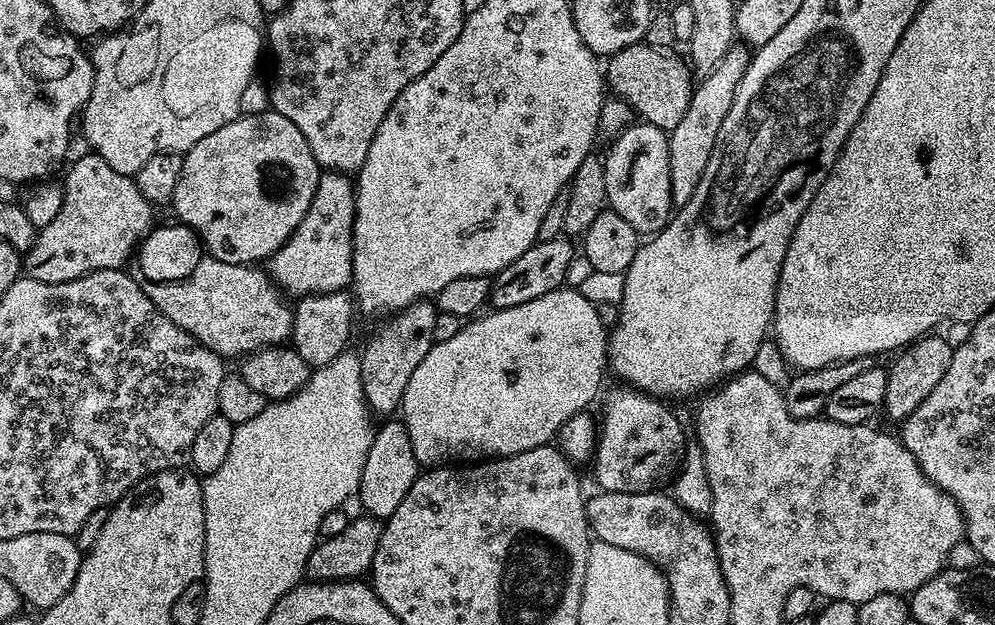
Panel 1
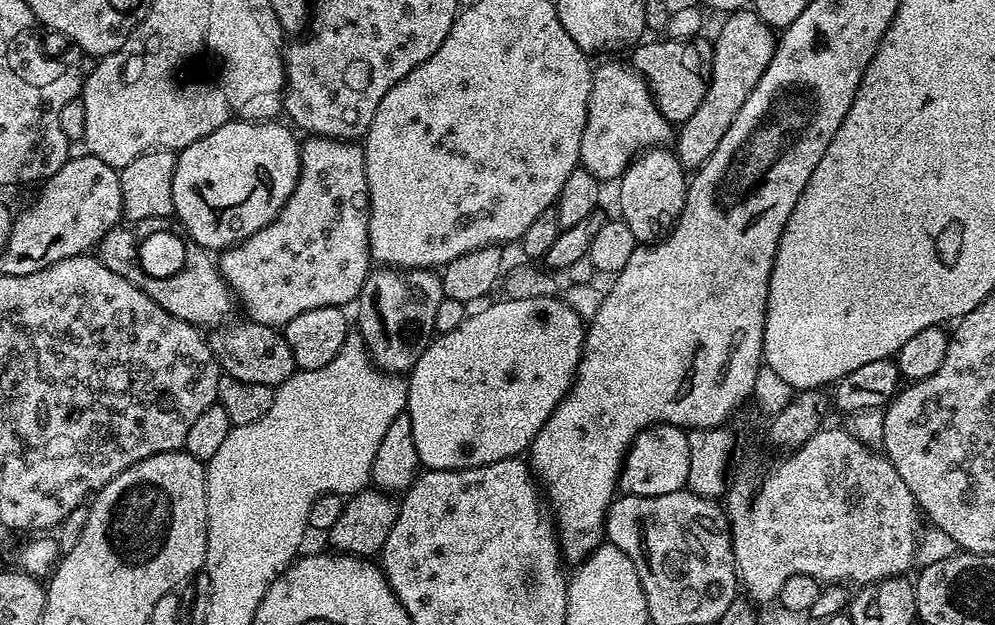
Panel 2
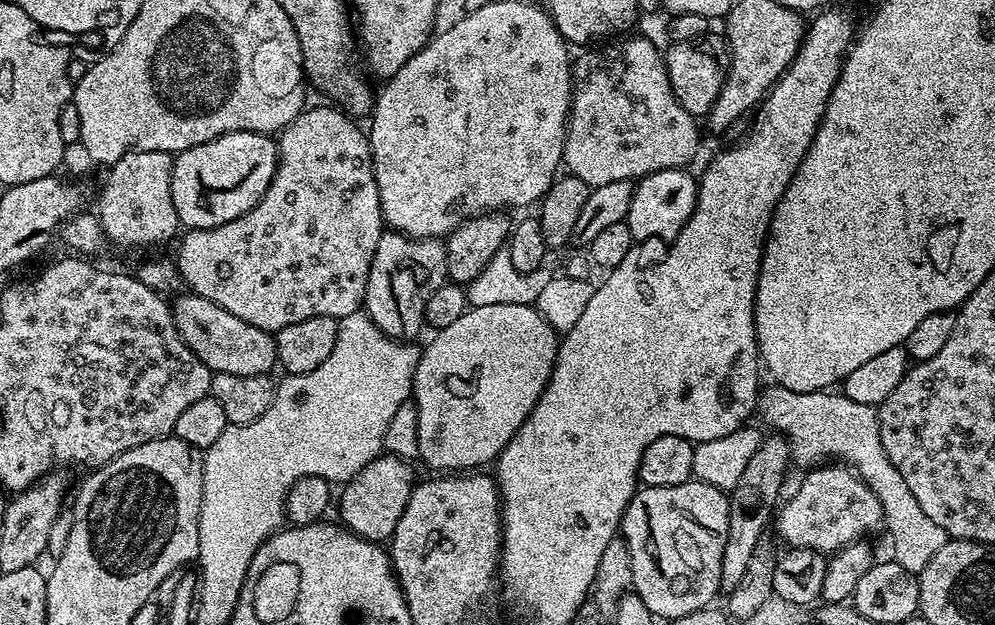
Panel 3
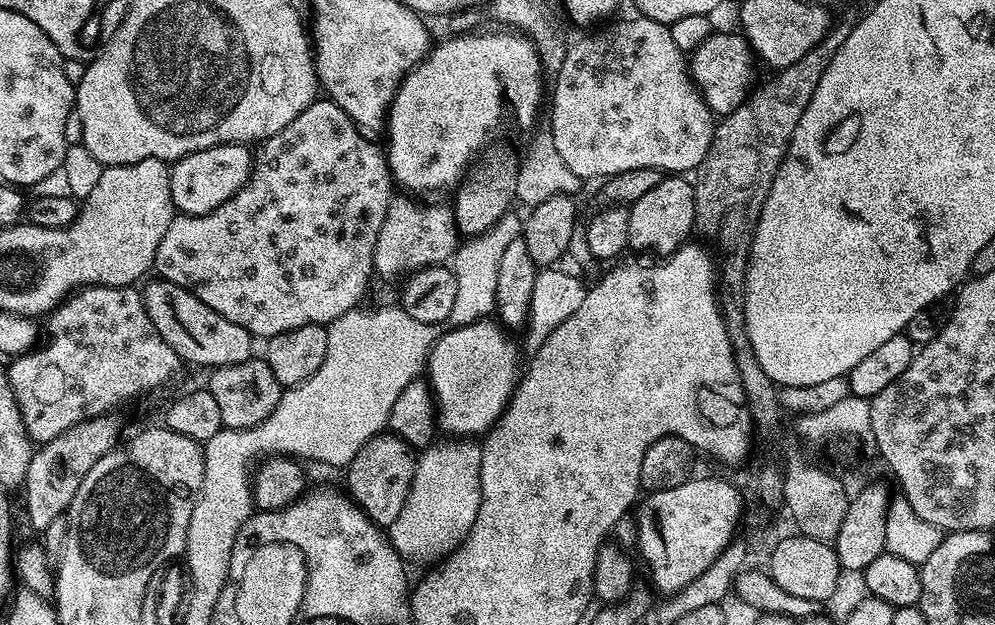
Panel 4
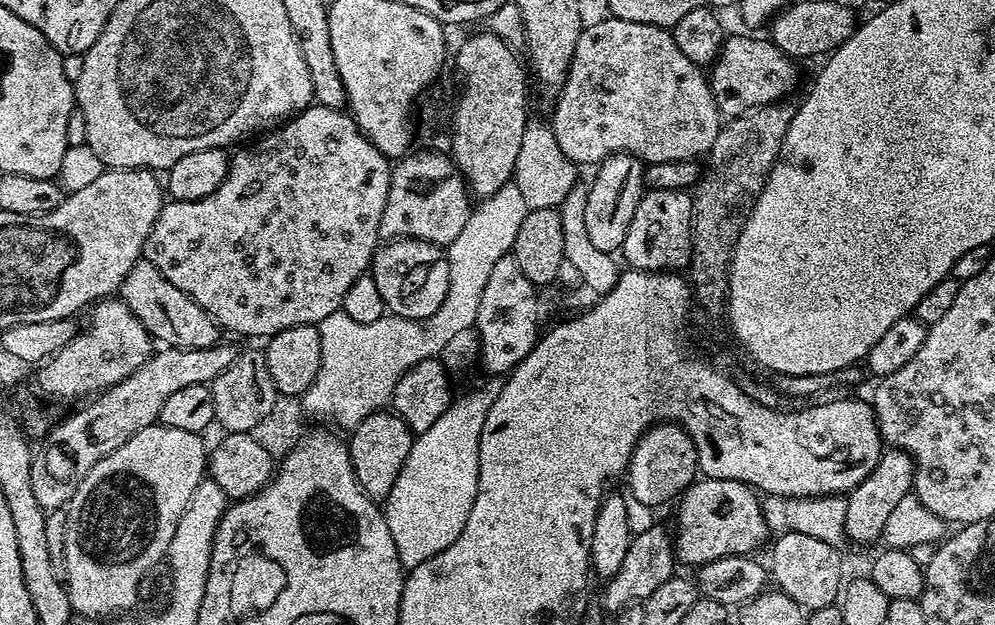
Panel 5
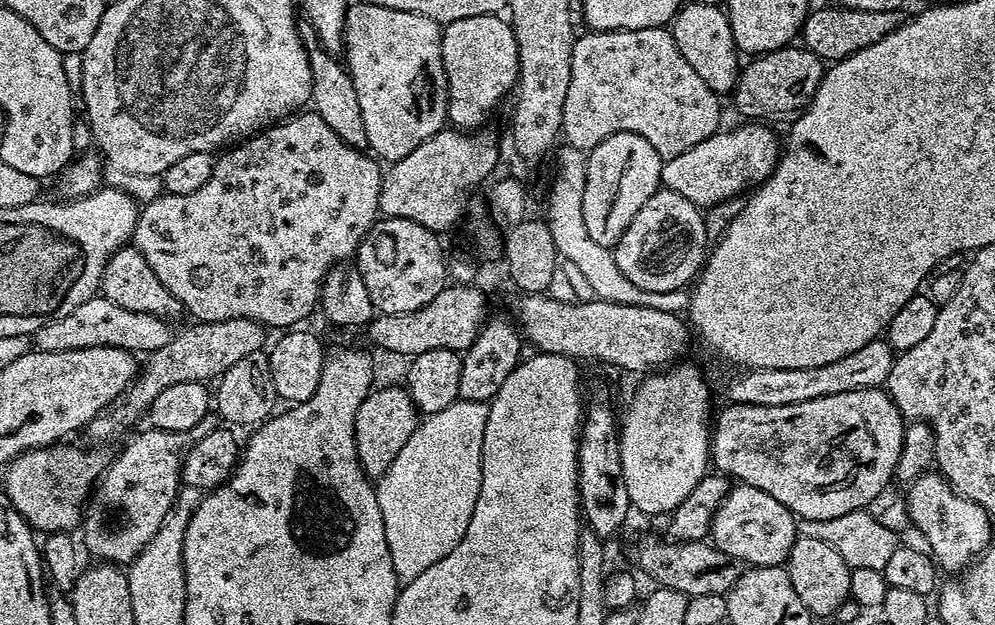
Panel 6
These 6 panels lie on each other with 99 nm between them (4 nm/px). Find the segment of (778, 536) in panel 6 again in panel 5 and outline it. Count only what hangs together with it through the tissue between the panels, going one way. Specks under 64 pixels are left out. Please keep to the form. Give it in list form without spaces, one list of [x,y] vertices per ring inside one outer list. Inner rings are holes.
[[[697,479],[679,497],[674,527],[674,551],[681,565],[701,566],[724,556],[752,554],[770,536],[761,497],[742,482]]]

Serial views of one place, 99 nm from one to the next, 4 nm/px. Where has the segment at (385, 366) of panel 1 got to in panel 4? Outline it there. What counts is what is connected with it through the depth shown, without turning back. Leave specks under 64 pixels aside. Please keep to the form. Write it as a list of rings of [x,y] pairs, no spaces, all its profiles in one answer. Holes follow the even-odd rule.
[[[408,194],[392,197],[382,230],[378,230],[378,242],[374,242],[372,266],[379,279],[381,276],[384,280],[399,281],[419,268],[447,265],[456,255],[462,237],[456,229],[456,215],[451,207],[447,203],[419,204],[416,200],[419,199]]]

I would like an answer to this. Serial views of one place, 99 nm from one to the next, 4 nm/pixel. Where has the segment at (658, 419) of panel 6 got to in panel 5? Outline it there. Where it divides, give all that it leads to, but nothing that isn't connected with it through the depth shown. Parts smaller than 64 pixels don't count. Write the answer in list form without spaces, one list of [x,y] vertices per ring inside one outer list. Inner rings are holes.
[[[661,422],[645,432],[644,437],[636,443],[634,454],[628,463],[626,481],[628,488],[632,491],[631,499],[636,504],[643,506],[648,500],[656,500],[661,506],[667,505],[668,500],[675,501],[683,493],[689,484],[693,483],[698,476],[698,465],[696,462],[696,447],[687,432],[679,424]]]

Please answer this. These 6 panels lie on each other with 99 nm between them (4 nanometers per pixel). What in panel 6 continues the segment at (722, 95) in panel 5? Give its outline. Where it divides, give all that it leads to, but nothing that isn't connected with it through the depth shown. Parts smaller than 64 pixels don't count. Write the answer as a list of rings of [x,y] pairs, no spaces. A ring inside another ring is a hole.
[[[803,46],[761,52],[749,60],[752,61],[749,64],[747,61],[741,67],[740,77],[736,79],[734,97],[736,96],[737,110],[744,115],[741,117],[752,122],[795,120],[814,98],[826,71],[825,61]]]

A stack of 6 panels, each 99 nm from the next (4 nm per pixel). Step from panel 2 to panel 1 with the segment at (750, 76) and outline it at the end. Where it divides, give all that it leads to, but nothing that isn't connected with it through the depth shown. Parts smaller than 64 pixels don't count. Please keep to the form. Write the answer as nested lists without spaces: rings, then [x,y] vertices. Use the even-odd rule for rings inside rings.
[[[733,43],[732,48],[726,50],[722,62],[714,71],[703,77],[704,82],[697,83],[693,87],[690,106],[686,106],[686,115],[678,121],[678,126],[674,126],[668,133],[670,190],[673,205],[688,204],[690,198],[694,198],[694,190],[698,190],[698,182],[702,182],[702,174],[706,174],[710,154],[714,154],[714,146],[718,142],[718,130],[722,130],[722,122],[726,122],[726,114],[730,114],[730,106],[734,106],[736,91],[746,74],[749,59],[749,49],[743,43]]]

